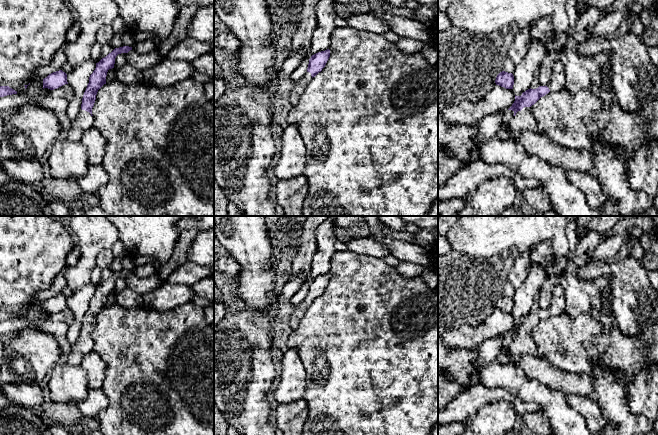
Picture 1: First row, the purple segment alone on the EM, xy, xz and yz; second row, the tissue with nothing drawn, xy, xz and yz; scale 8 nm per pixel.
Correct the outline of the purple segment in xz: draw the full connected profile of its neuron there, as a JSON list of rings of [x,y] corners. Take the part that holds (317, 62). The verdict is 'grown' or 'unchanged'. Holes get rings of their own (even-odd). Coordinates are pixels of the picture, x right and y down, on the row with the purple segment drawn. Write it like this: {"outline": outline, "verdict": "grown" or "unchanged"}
{"outline": [[[330,50],[318,52],[311,56],[306,74],[296,82],[295,87],[291,90],[289,101],[292,106],[298,104],[301,95],[310,83],[313,77],[315,77],[325,67],[330,57]]], "verdict": "grown"}

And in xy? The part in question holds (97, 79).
{"outline": [[[129,46],[115,48],[106,57],[96,63],[96,68],[89,77],[89,83],[82,98],[81,110],[69,127],[66,136],[68,141],[80,141],[83,132],[93,126],[94,117],[92,115],[92,108],[97,92],[106,84],[107,72],[109,69],[114,68],[116,56],[121,53],[128,53],[130,50],[132,50],[132,47]]], "verdict": "grown"}

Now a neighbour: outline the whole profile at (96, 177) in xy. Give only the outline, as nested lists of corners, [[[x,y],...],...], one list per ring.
[[[89,165],[87,173],[77,180],[84,193],[95,194],[108,183],[109,176],[100,165]]]

